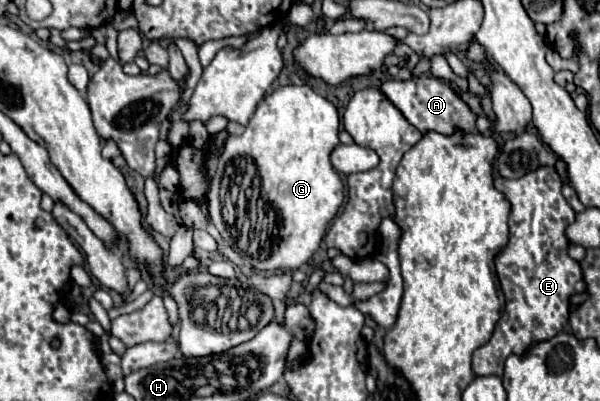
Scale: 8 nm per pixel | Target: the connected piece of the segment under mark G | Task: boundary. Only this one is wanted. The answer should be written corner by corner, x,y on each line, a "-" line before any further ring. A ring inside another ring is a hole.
306,84
304,86
280,86
272,94
264,96
264,100
258,104
254,116
250,118
246,130
240,136
228,138
226,150
220,156
218,170
212,178
208,194
206,194
208,214
210,214
212,224
226,238
226,242
242,258
250,260
250,264
256,270
266,270
266,272
268,270
296,270
302,264
306,264
310,260
310,256
318,250
332,218
336,216
340,204
344,202
344,184
342,184
338,172
334,170
334,166
330,164
330,152
338,144
338,128
340,128
340,116
338,116
336,106
330,100
316,94
-
258,174
262,176
262,196
266,196
266,200
260,196
260,192
254,192
256,184
252,184
252,182
258,182
258,190
260,190
260,176
-
220,180
230,182
230,186
226,188
230,198
226,198
226,194
222,194
222,204
220,204
220,194
218,194

